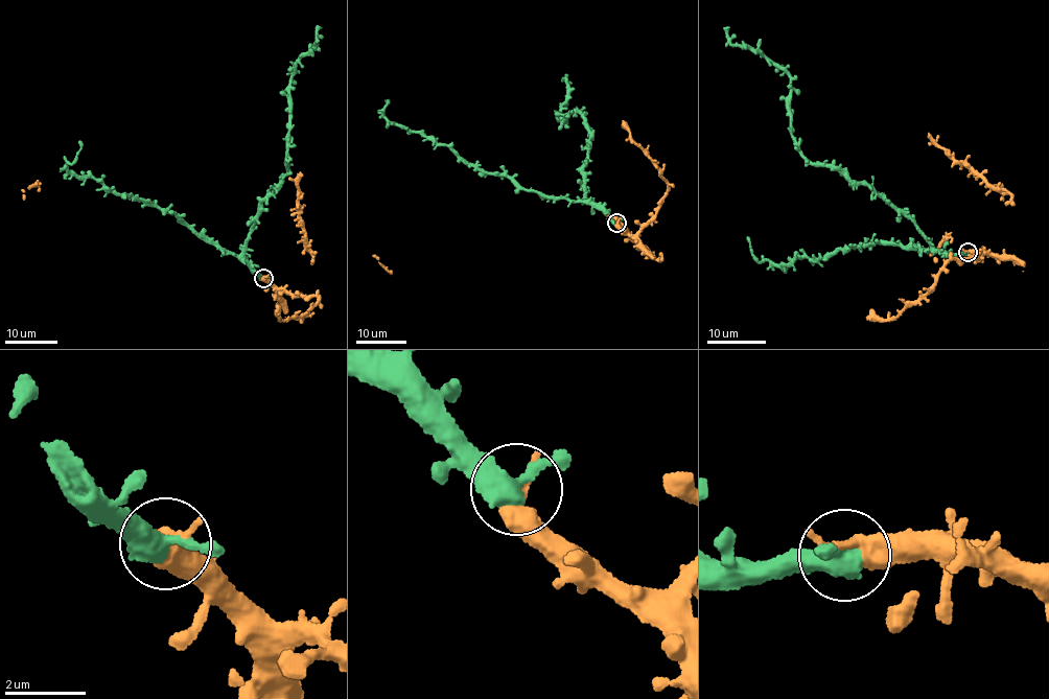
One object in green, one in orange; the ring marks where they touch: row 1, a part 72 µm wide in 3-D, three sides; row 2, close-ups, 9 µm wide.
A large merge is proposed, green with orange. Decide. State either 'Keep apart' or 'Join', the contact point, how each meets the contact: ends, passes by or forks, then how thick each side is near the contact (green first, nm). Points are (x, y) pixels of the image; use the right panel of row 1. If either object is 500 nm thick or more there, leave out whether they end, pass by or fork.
Join. Place: (968, 252). At the ring green passes by. At the ring orange ends. Thickness 480 nm (green) against 400 nm

